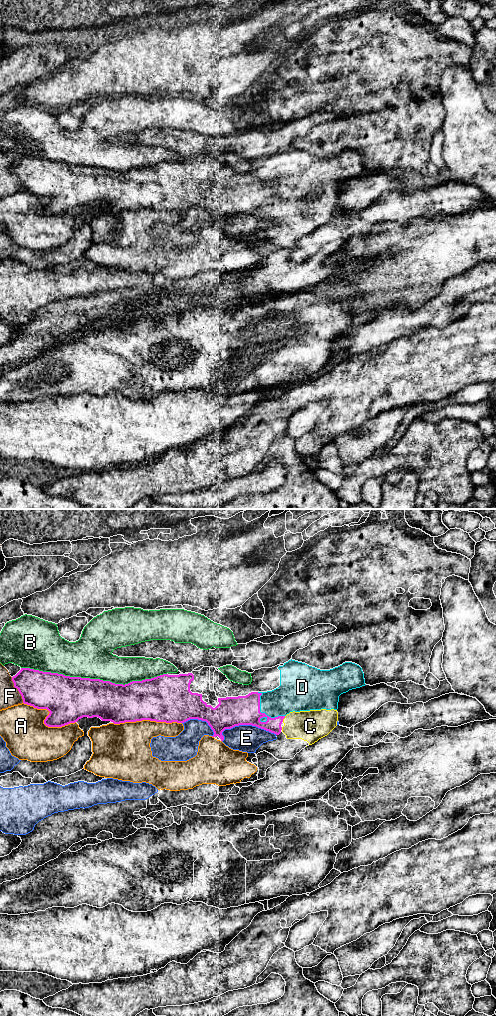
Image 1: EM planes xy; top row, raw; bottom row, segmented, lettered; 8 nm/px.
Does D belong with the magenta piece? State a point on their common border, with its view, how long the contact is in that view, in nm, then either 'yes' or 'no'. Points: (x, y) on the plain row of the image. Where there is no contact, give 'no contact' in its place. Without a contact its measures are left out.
xy (262, 201) | 300 nm | yes

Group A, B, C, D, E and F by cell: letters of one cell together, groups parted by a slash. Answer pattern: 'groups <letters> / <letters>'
groups A / B / C D / E / F

